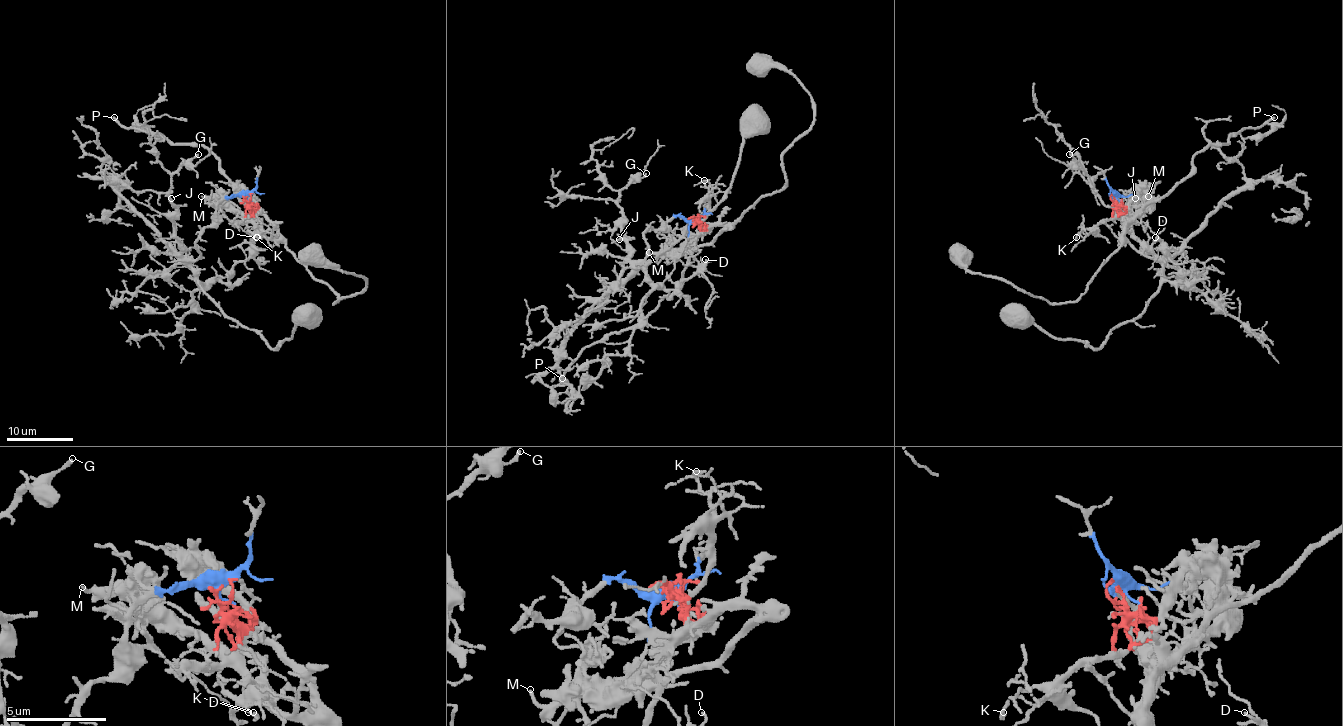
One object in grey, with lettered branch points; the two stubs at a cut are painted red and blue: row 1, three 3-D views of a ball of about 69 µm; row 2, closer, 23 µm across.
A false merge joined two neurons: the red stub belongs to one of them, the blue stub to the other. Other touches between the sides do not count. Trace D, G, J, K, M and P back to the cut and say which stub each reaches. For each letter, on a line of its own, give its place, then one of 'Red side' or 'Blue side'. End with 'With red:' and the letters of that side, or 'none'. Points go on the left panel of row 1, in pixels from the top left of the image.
D: Place: (257, 237). Blue side
G: Place: (198, 154). Blue side
J: Place: (171, 198). Blue side
K: Place: (256, 237). Red side
M: Place: (201, 196). Red side
P: Place: (114, 117). Red side
With red: K, M, P

